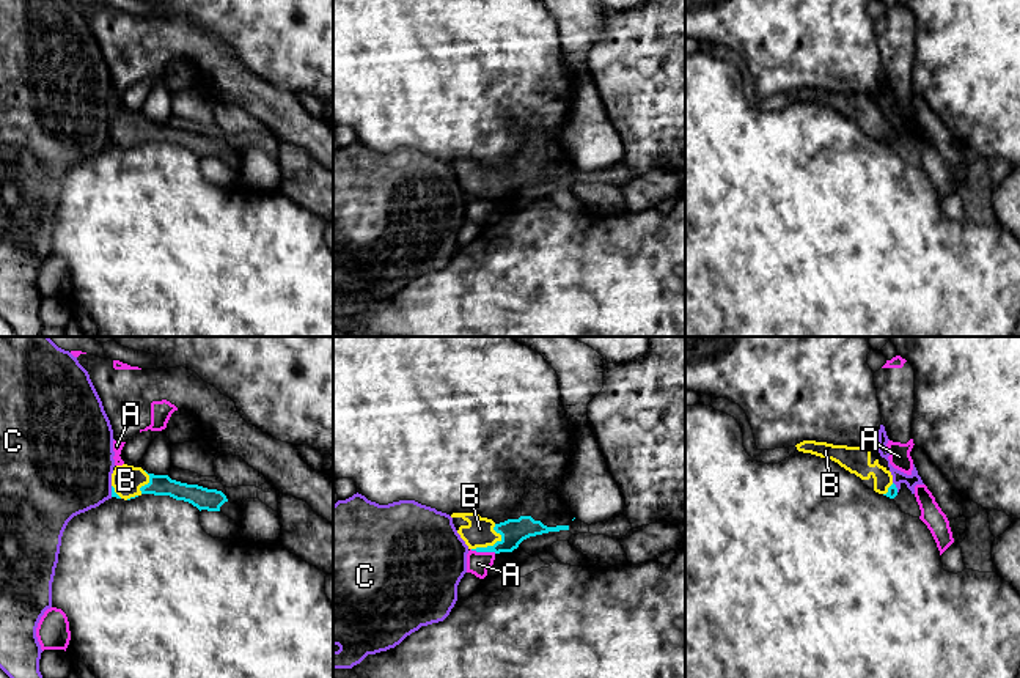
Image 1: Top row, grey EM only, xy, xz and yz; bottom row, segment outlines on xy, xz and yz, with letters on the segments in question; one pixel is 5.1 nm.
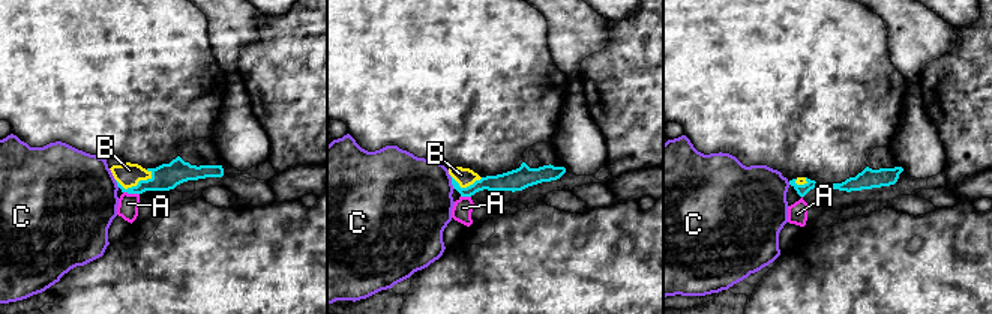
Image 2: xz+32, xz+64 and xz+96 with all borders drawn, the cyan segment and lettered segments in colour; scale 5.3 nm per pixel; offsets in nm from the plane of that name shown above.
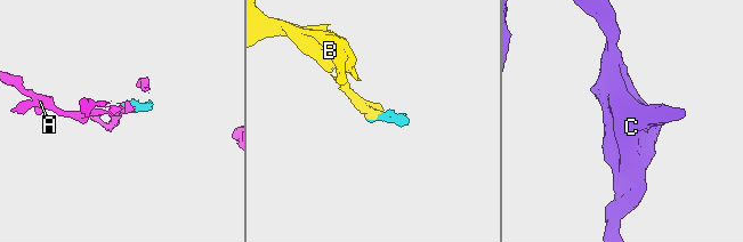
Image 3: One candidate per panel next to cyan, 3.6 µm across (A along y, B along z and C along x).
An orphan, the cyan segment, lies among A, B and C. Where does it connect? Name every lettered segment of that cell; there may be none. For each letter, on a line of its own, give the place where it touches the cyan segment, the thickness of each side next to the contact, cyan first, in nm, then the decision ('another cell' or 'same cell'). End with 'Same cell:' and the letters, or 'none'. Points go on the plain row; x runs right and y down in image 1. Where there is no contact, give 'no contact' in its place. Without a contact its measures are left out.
A: xz (483, 198) | 130/120 nm | another cell
B: xz (494, 192) | 130/150 nm | same cell
C: xy (112, 139) | 30/440 nm | another cell
Same cell: B

